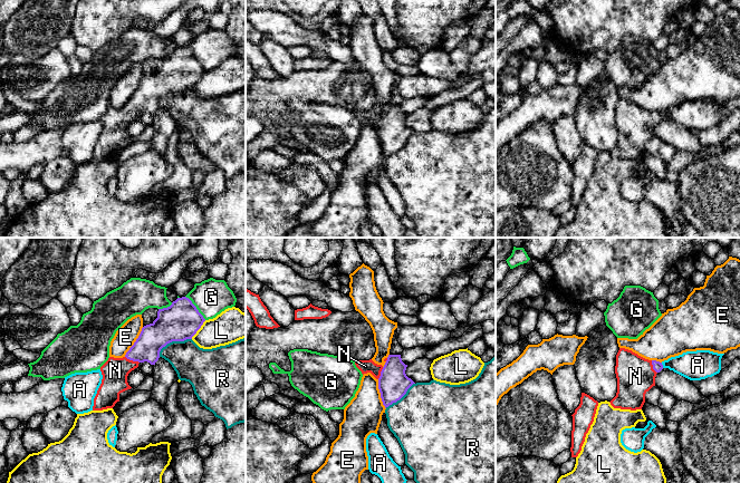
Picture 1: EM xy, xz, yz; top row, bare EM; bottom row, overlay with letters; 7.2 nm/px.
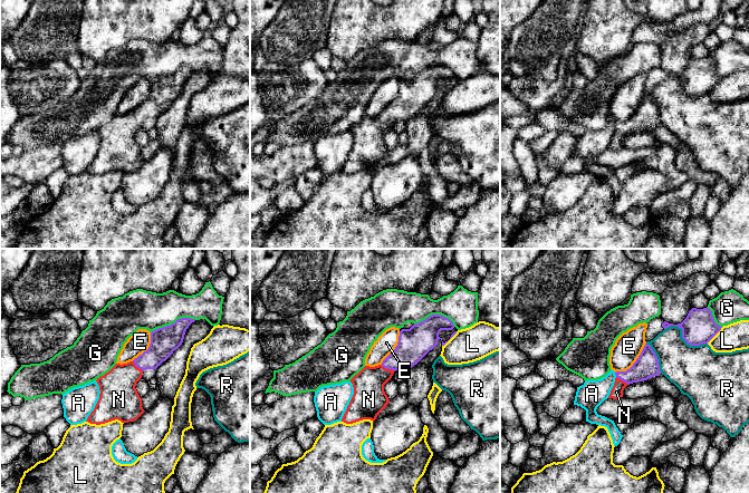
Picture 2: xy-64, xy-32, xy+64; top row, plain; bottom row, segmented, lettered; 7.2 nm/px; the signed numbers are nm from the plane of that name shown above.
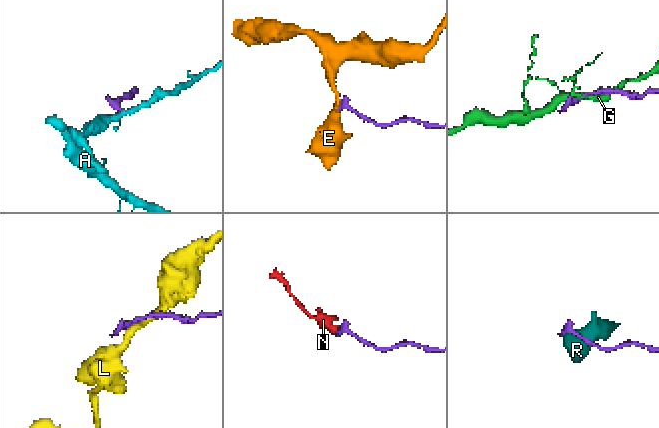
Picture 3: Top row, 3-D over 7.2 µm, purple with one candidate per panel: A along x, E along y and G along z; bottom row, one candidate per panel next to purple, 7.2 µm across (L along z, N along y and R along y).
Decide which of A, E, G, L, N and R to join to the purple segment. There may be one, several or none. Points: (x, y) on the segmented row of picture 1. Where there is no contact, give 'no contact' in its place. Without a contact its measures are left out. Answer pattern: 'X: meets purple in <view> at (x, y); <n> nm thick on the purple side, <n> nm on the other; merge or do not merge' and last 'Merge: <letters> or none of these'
A: meets purple in yz at (662, 365); 70 nm thick on the purple side, 200 nm on the other; do not merge
E: meets purple in xy at (135, 341); 200 nm thick on the purple side, 150 nm on the other; do not merge
G: meets purple in xy at (195, 308); 280 nm thick on the purple side, 260 nm on the other; do not merge
L: meets purple in xy at (199, 328); 280 nm thick on the purple side, 240 nm on the other; do not merge
N: meets purple in xy at (132, 359); 200 nm thick on the purple side, 190 nm on the other; merge
R: meets purple in xy at (172, 340); 280 nm thick on the purple side, 260 nm on the other; do not merge
Merge: N

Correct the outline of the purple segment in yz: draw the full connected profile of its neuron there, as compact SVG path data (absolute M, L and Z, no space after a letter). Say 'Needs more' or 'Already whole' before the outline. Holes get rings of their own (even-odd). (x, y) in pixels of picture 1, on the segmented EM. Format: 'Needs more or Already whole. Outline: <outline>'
Needs more. Outline: M619 348L615 366L617 393L609 402L611 405L621 409L642 409L645 394L655 386L656 374L662 369L662 363L645 359L632 350Z

